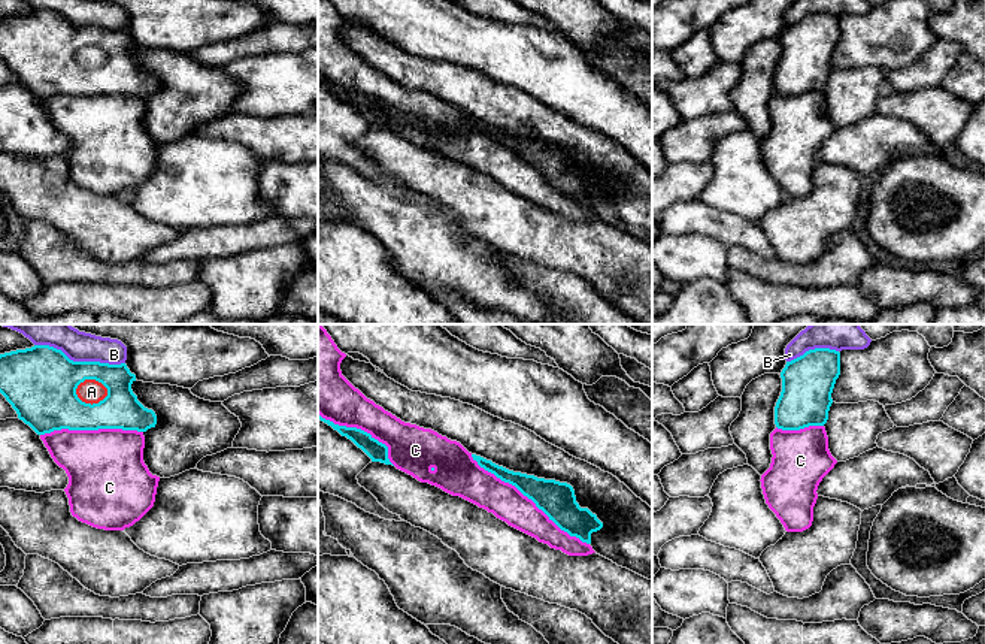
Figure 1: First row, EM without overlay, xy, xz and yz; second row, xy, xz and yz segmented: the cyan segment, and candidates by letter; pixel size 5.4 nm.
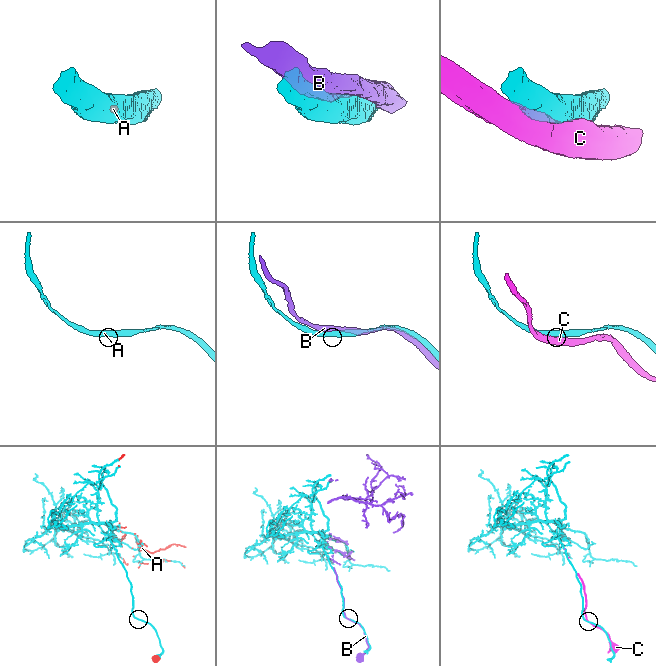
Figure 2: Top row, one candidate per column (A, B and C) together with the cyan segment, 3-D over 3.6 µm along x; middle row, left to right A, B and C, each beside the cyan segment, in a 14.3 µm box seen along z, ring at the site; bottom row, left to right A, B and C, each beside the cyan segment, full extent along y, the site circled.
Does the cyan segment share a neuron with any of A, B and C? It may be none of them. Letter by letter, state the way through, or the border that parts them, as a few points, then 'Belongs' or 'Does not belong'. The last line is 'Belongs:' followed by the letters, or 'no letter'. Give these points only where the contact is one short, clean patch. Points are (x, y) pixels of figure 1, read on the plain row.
A: Belongs
B: Does not belong
C: Does not belong
Belongs: A

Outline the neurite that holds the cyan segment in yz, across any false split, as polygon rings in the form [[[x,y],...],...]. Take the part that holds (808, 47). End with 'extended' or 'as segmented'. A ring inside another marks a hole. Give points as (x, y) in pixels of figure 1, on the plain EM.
[[[815,13],[787,27],[781,37],[782,57],[775,72],[775,90],[782,96],[824,91],[840,40],[840,18]]] | as segmented

